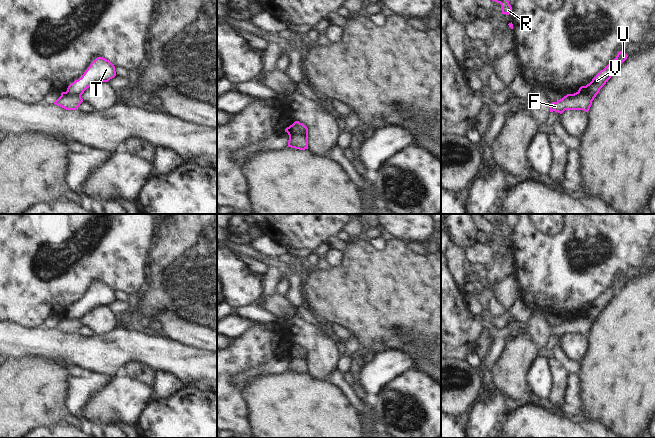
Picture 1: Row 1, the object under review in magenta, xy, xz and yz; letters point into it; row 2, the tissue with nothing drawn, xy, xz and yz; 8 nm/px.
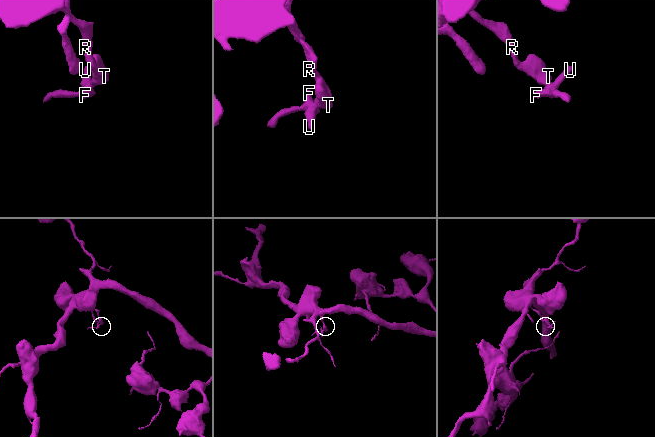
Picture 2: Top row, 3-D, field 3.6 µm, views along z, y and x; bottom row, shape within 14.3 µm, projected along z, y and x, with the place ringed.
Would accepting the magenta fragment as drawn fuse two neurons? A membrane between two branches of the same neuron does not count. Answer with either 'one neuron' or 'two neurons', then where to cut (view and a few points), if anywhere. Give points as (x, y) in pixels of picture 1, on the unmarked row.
two neurons | xz (291, 349), (291, 353), (294, 356), (302, 356), (307, 359)

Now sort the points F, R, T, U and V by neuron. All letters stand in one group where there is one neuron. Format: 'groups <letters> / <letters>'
groups F U V / R T

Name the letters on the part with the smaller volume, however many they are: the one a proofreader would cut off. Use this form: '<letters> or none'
F, U, V

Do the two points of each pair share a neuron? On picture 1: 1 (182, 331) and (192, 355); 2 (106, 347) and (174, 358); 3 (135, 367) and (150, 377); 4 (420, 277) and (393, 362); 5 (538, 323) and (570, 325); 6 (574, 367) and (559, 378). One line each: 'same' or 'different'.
1: different
2: same
3: same
4: different
5: same
6: different

